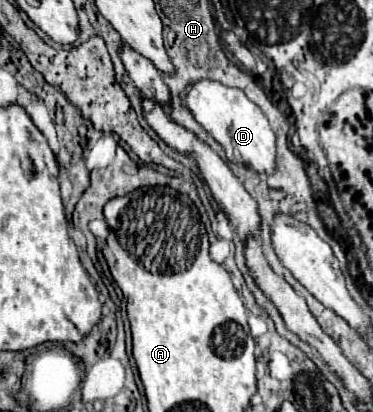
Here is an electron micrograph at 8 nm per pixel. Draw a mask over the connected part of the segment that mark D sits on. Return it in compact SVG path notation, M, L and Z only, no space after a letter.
M200 80L186 88L184 102L192 110L194 118L204 126L204 130L210 132L216 142L220 142L230 162L242 164L260 174L274 174L274 170L278 168L276 136L262 110L252 100L248 100L242 90L228 88L212 80Z

